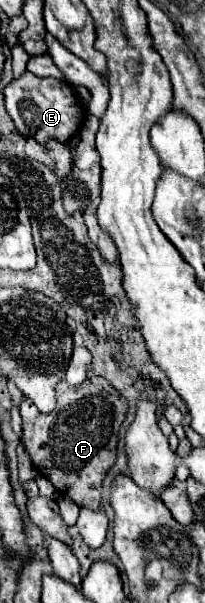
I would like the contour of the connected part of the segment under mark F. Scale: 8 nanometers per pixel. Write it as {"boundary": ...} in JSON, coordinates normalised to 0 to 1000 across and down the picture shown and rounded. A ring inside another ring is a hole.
{"boundary":[[[439,619],[400,638],[332,638],[322,632],[293,632],[273,638],[273,658],[283,672],[254,685],[195,685],[137,658],[107,662],[98,668],[107,715],[117,715],[107,735],[146,751],[185,784],[224,791],[283,814],[322,818],[351,831],[371,831],[380,841],[478,844],[498,834],[498,798],[527,788],[537,774],[566,768],[576,718],[624,685],[624,665],[507,625],[459,619]]]}

